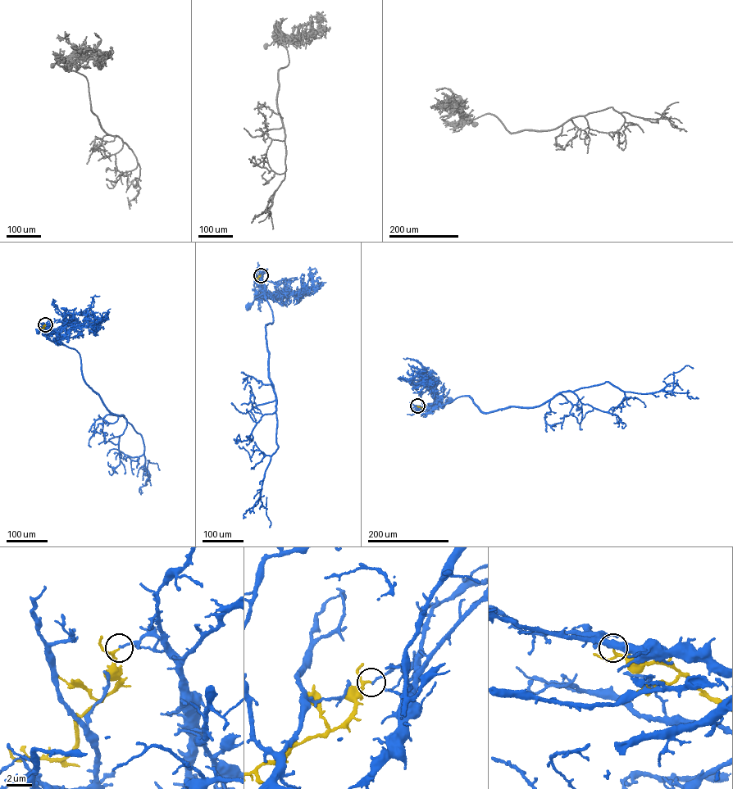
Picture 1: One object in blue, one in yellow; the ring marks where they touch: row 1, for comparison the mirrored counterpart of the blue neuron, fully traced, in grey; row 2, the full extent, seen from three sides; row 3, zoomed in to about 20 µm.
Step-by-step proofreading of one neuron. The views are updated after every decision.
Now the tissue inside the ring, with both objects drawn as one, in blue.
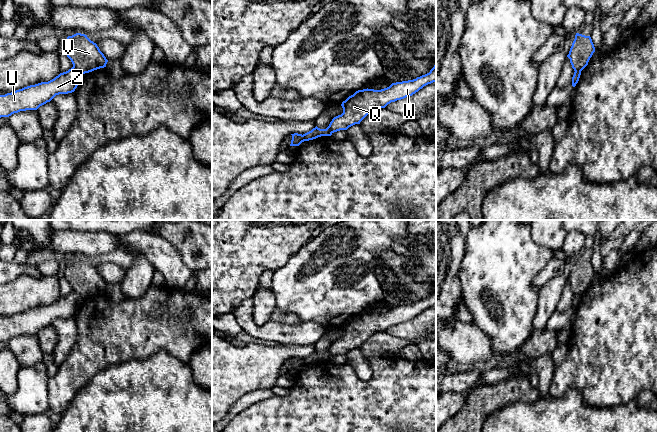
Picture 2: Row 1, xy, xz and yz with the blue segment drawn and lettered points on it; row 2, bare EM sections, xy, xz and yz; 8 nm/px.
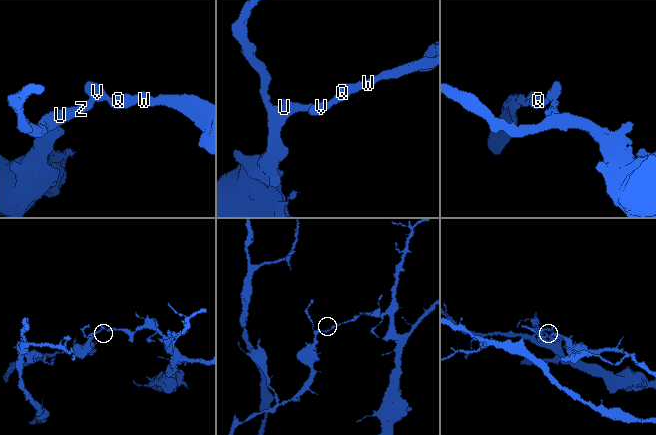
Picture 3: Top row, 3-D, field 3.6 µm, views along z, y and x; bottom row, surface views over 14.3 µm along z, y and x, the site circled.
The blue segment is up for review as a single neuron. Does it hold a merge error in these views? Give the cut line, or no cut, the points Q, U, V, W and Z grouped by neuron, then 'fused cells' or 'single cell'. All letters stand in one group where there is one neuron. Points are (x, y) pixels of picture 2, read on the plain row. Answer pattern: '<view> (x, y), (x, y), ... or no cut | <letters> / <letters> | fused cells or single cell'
xy (73, 290), (83, 297) | Q V W / U Z | fused cells

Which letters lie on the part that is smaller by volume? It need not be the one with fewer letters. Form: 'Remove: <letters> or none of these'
Remove: U, Z

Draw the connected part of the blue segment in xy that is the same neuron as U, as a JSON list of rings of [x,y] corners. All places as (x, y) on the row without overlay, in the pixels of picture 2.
[[[72,291],[48,306],[41,306],[0,319],[0,342],[9,341],[20,335],[37,334],[56,319],[74,316],[82,299],[83,297]]]

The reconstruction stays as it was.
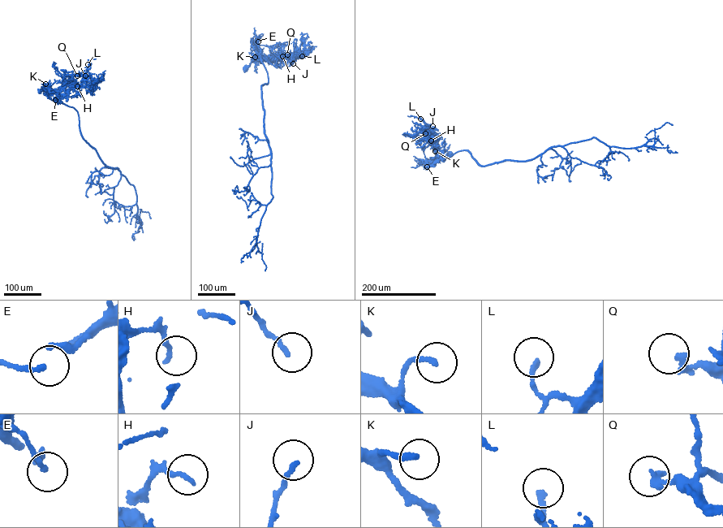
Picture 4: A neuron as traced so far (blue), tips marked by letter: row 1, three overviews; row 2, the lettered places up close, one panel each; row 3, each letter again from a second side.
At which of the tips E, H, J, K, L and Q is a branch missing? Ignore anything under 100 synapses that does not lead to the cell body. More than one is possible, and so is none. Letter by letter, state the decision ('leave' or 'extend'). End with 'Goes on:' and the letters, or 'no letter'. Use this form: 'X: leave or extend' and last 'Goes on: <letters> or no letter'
E: leave
H: leave
J: leave
K: leave
L: leave
Q: extend
Goes on: Q

